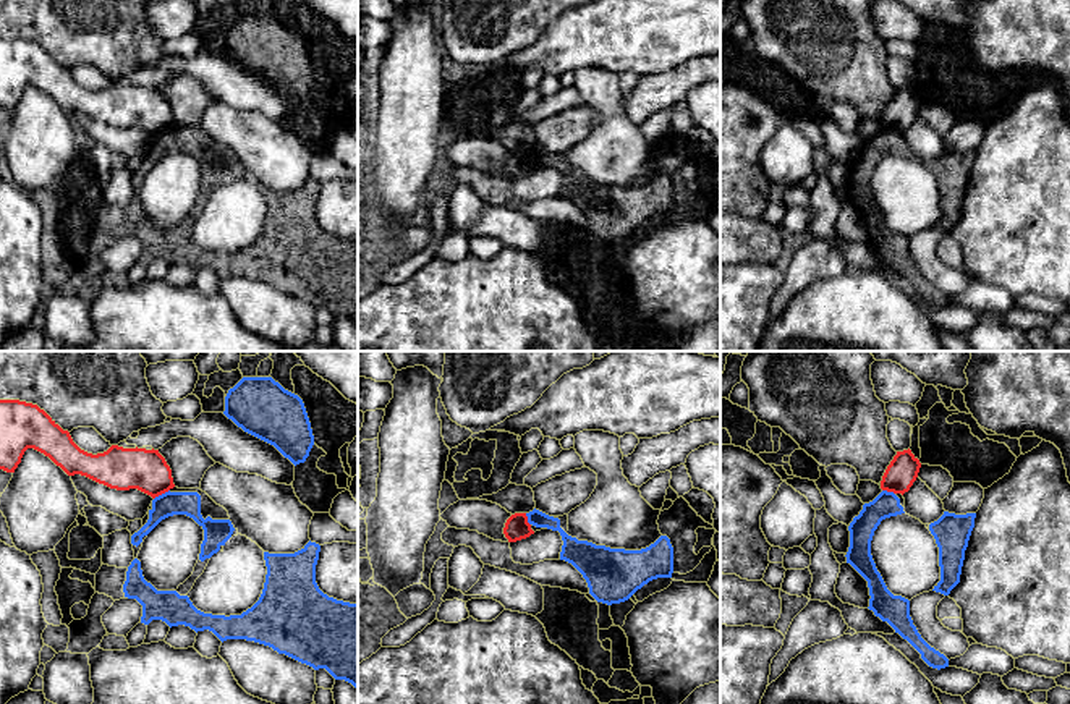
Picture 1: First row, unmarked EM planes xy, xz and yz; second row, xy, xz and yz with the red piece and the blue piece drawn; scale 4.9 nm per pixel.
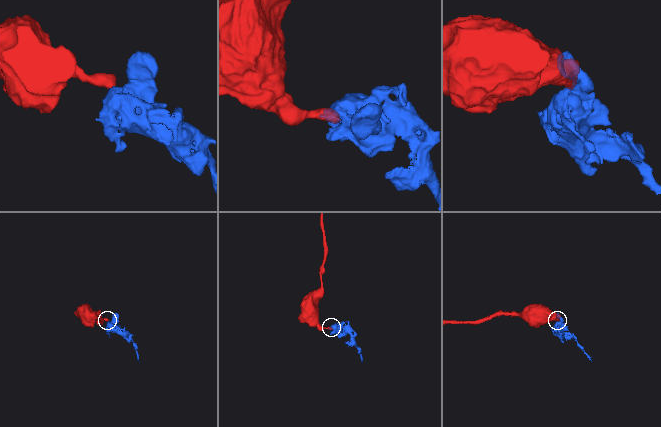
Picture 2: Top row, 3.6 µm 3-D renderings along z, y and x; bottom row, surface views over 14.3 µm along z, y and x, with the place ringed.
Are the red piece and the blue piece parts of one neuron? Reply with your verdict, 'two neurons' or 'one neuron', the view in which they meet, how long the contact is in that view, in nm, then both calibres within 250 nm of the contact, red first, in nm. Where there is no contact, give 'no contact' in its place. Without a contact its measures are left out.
two neurons; contact in xy; length 90 nm; calibres 220 and 120 nm

